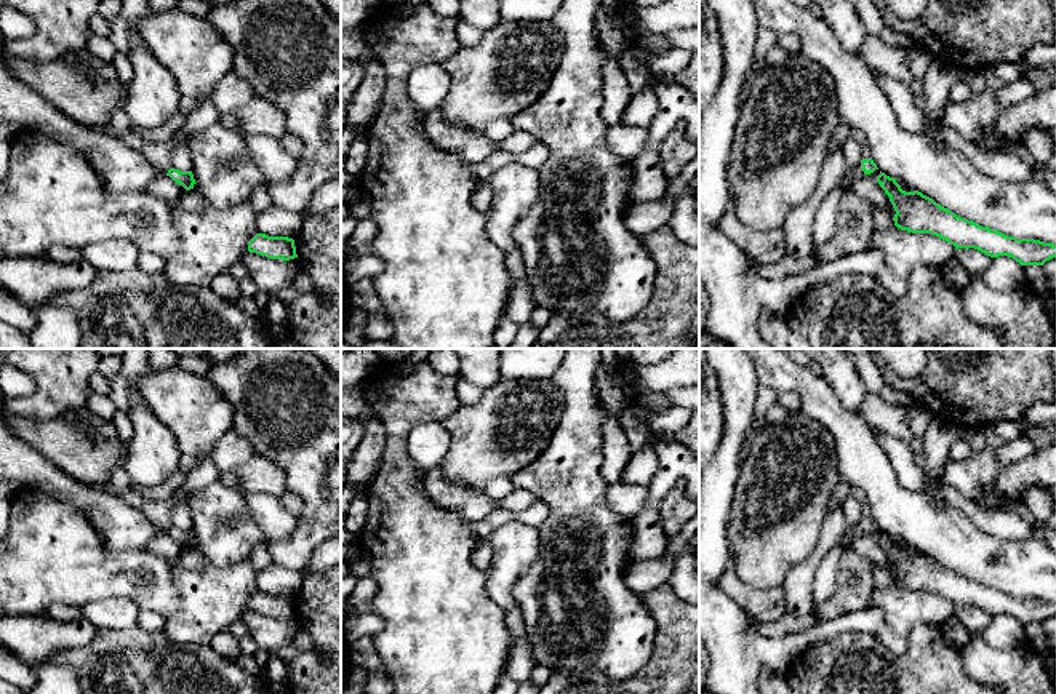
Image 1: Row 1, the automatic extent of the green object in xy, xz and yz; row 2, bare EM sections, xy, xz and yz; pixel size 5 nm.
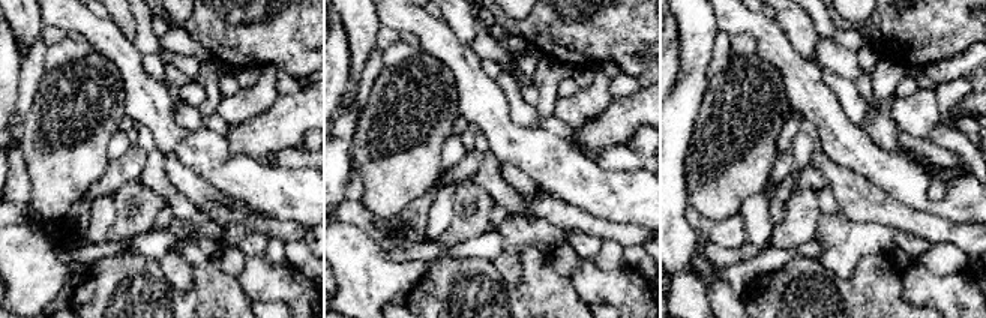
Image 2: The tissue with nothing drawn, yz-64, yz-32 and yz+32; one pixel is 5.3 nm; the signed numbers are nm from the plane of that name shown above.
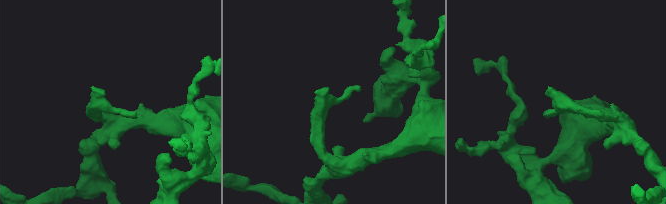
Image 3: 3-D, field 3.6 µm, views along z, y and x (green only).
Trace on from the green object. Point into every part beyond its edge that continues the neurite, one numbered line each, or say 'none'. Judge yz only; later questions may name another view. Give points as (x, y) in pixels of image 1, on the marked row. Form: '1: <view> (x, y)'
1: yz (850, 176)

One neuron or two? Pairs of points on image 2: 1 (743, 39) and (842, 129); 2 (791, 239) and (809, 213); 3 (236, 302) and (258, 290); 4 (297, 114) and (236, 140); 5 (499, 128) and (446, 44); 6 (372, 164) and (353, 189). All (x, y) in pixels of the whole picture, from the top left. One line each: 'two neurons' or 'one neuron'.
1: two neurons
2: one neuron
3: two neurons
4: one neuron
5: one neuron
6: two neurons

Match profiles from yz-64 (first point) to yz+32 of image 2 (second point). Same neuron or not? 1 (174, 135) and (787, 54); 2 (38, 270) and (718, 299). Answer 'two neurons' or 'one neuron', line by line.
1: one neuron
2: two neurons

